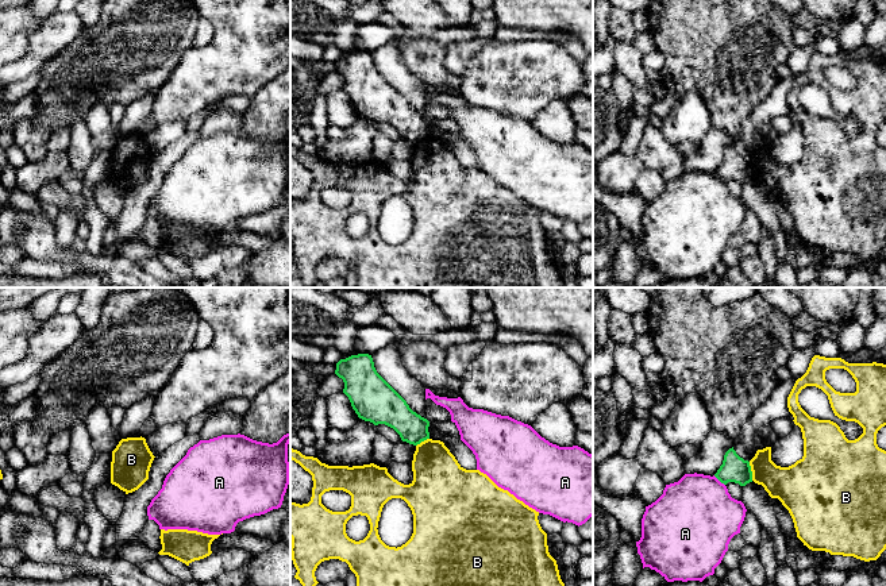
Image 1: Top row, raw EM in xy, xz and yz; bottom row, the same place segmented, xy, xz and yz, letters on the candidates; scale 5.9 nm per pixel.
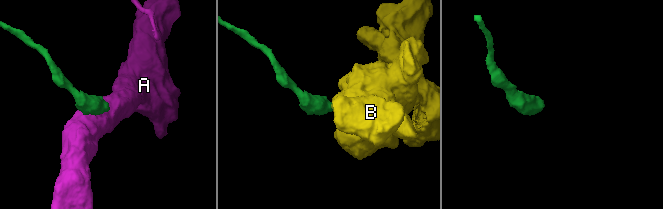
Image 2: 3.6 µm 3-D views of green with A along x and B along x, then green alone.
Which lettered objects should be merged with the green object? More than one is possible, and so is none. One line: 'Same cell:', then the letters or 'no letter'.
Same cell: no letter

